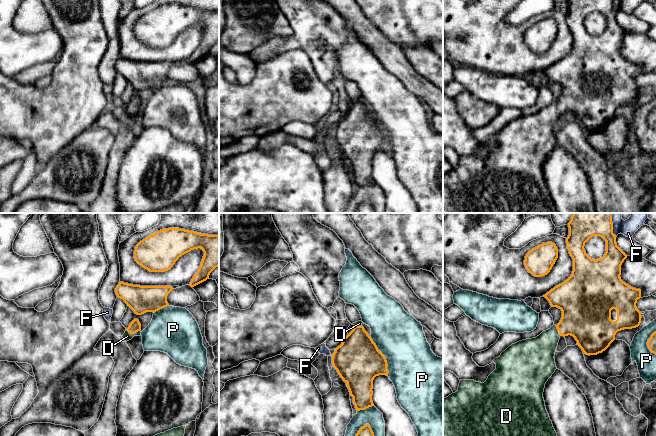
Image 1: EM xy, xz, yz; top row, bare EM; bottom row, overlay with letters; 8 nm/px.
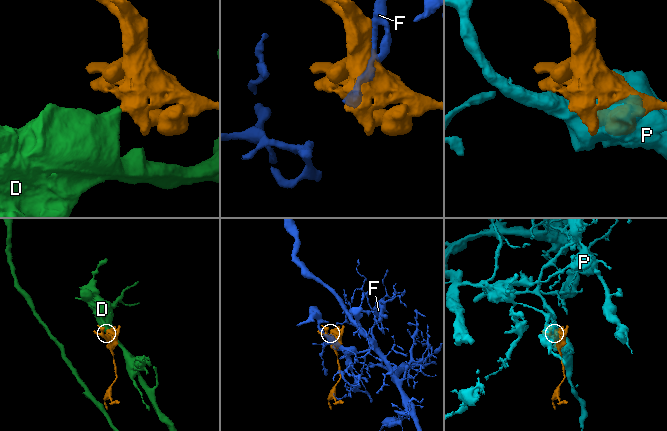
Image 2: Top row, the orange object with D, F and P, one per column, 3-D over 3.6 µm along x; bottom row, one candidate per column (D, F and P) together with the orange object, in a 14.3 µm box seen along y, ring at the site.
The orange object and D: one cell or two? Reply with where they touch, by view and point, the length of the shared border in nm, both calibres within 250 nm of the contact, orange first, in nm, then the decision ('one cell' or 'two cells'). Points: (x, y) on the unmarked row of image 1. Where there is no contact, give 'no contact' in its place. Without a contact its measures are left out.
xy (133, 109) | 110 nm | 90/70 nm | one cell

